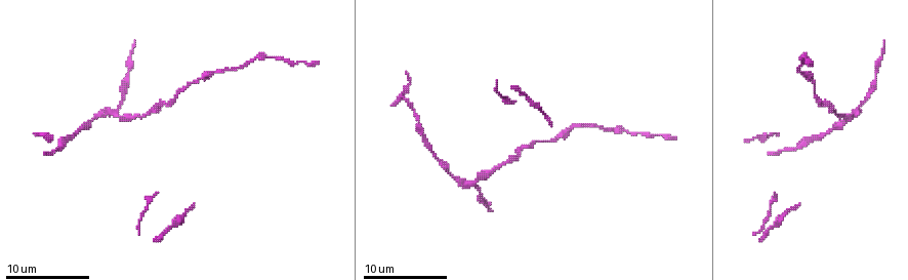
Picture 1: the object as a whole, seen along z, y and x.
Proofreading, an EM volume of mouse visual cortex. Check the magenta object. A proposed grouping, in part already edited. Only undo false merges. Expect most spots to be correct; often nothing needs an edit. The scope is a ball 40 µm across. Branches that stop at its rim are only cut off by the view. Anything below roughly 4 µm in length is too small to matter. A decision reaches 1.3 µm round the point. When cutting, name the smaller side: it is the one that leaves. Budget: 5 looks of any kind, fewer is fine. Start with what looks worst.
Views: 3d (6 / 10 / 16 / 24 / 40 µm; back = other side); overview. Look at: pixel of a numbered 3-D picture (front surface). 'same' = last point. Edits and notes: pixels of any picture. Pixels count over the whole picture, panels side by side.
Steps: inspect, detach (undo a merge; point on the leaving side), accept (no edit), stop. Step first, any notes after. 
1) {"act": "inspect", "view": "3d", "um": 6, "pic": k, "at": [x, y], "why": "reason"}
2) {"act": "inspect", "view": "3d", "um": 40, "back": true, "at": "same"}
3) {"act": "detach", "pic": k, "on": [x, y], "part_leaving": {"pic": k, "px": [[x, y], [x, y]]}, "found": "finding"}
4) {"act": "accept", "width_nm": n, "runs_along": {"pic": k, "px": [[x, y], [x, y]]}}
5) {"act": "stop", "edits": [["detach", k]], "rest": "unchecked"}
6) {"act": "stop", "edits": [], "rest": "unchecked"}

{"act": "inspect", "view": "3d", "um": 10, "pic": 1, "at": [859, 112], "why": "thin arm on a thick one"}

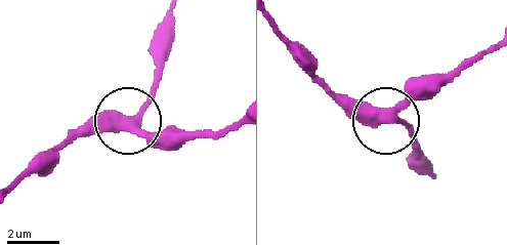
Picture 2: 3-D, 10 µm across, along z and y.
{"act": "accept", "width_nm": 330, "runs_along": {"pic": 2, "px": [[233, 128], [209, 134], [136, 128], [160, 77]]}, "found": "all the same neuron"}

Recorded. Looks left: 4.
{"act": "inspect", "view": "3d", "um": 16, "pic": 1, "at": [128, 74], "why": "thin neck"}

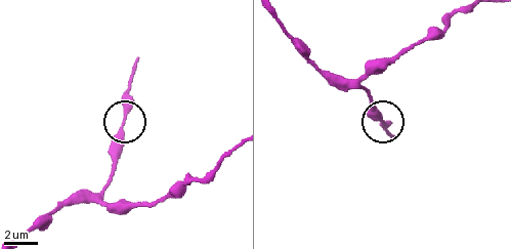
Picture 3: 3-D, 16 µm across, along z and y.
{"act": "accept", "runs_along": {"pic": 3, "px": [[419, 45], [383, 61], [363, 85], [387, 132]]}, "found": "continuous, no second neuron"}

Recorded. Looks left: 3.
{"act": "inspect", "view": "3d", "um": 10, "pic": 1, "at": [836, 114]}

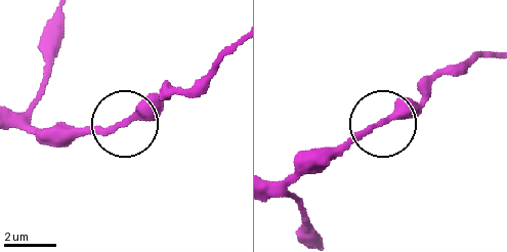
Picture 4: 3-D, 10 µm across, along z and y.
{"act": "inspect", "view": "3d", "um": 10, "back": true, "pic": 4, "at": [119, 125], "why": "other side"}

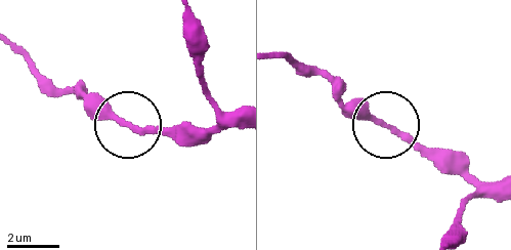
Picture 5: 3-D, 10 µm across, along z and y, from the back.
{"act": "accept", "width_nm": 210, "runs_along": {"pic": 5, "px": [[124, 124], [185, 130]]}, "found": "one neuron here"}

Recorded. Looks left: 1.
{"act": "stop", "edits": [], "rest": "unchecked"}

